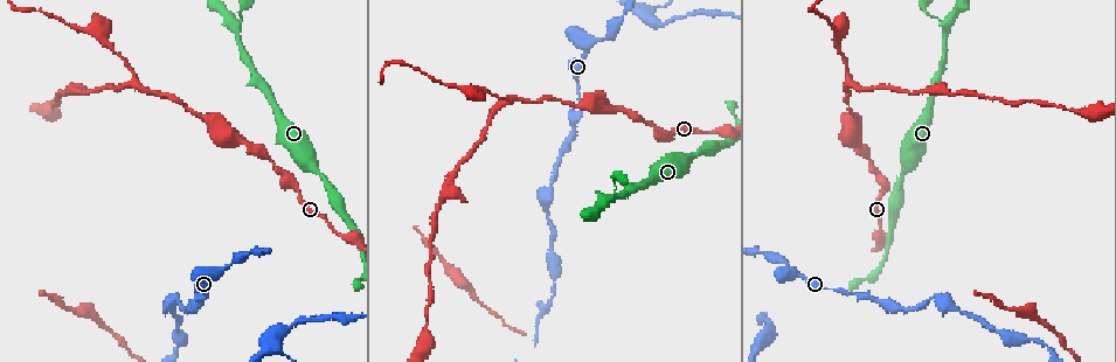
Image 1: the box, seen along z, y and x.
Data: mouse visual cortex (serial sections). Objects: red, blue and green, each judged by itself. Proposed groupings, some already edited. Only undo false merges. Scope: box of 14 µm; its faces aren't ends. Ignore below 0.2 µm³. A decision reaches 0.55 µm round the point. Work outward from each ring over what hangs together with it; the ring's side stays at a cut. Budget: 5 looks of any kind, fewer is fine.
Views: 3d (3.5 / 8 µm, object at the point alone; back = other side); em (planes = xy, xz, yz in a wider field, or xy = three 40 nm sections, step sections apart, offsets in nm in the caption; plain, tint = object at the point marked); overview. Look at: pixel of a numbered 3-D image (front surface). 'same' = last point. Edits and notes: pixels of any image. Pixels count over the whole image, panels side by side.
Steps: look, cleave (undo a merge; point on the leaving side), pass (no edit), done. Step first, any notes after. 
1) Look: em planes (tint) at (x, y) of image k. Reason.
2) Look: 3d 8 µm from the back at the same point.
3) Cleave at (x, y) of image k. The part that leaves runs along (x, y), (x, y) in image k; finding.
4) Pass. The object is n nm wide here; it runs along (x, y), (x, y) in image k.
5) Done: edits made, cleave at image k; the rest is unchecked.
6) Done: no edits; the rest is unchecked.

Look: 3d 3.5 µm at (238, 26) of image 1. Thin arm on a thick one.

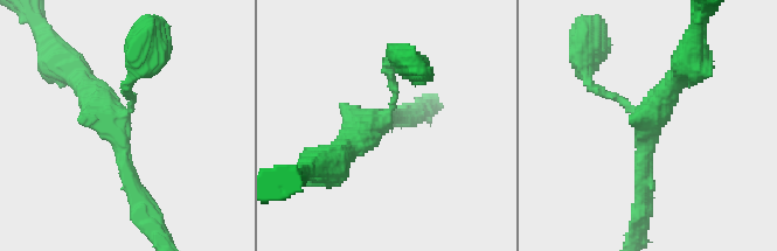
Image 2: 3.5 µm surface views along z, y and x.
Look: em xy step 5 (tint) at (379, 120) of image 2. 3 arms meet here; the arms are 100, 200, 350 nm wide; shape alone is not enough.

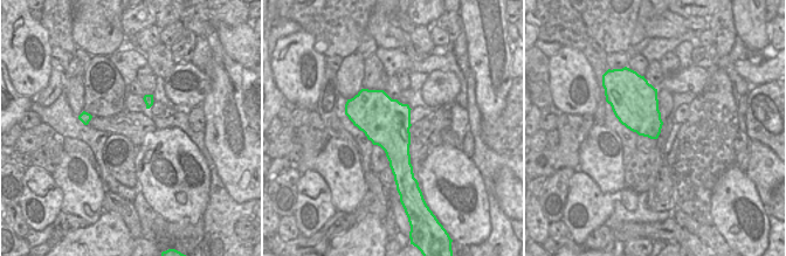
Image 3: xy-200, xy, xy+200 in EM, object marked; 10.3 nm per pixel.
Pass. It runs along (140, 195), (119, 124), (76, 74) in image 2; all the same cell.

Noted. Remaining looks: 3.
Look: 3d 8 µm at (836, 29) of image 1. Thick turns thin.

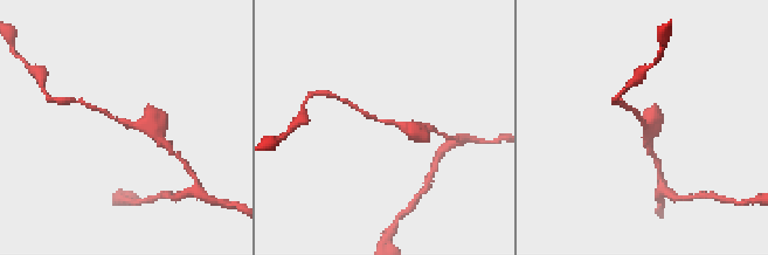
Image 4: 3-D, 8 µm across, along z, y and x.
Look: em xy step 5 (tint) at (390, 122) of image 4. The arms are 150, 500 nm wide.

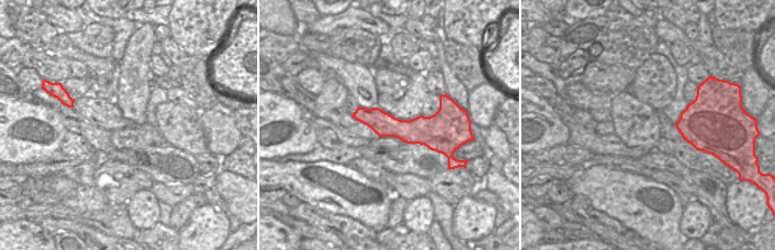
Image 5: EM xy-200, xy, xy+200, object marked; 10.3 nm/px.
Pass. One cell here.

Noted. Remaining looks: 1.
Done: no edits; the rest is unchecked.

